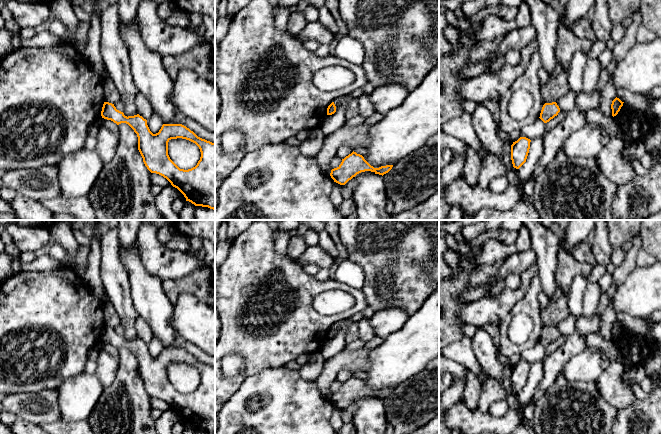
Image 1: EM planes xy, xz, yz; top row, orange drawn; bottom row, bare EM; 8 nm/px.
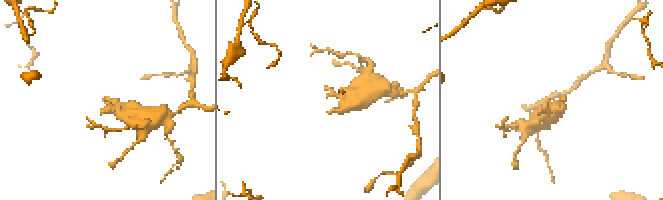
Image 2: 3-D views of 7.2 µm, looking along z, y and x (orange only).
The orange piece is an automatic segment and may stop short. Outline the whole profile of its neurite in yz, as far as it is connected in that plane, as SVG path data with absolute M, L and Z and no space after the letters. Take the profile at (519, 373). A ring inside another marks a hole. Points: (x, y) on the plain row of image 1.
M520 361L511 369L511 384L513 391L519 393L525 386L529 377L531 364Z

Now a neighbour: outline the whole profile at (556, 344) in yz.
M560 335L557 340L555 340L553 343L551 343L549 346L545 349L545 357L553 353L555 350L557 350L561 345L565 343L568 336L566 335Z

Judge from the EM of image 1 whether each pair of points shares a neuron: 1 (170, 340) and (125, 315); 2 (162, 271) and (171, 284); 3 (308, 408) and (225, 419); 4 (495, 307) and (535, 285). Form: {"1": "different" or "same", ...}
{"1": "different", "2": "different", "3": "same", "4": "different"}

